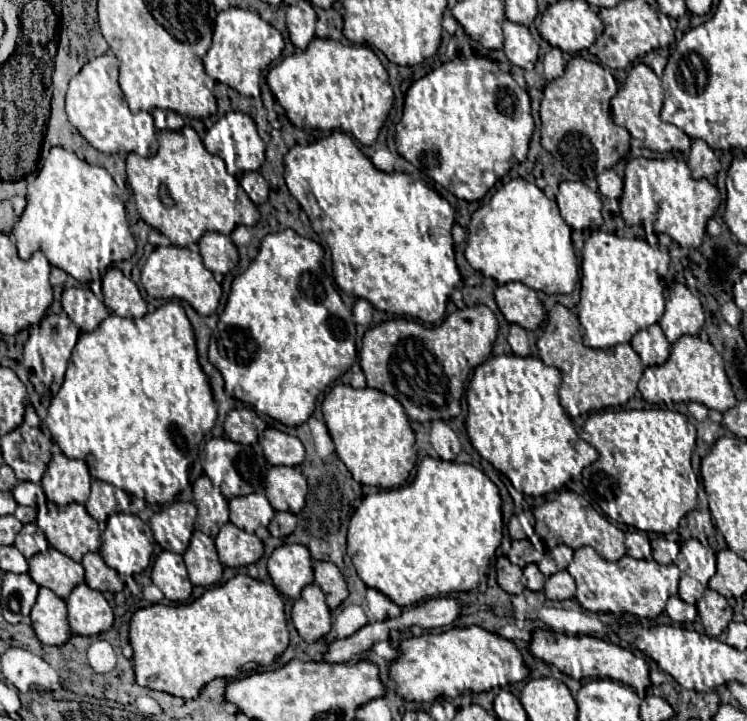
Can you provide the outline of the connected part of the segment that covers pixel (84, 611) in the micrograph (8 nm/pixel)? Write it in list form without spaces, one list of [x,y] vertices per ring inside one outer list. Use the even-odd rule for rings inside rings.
[[[78,584],[66,598],[68,622],[74,634],[94,636],[106,632],[114,622],[114,612],[102,592],[86,584]]]

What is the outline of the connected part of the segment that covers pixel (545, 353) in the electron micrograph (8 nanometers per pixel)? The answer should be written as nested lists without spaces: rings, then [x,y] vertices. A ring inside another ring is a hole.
[[[556,304],[548,312],[548,324],[538,338],[540,358],[548,366],[556,366],[562,372],[560,404],[572,420],[578,420],[592,410],[624,406],[634,394],[638,380],[642,378],[644,364],[630,344],[618,344],[608,352],[586,348],[580,336],[580,322],[566,306]]]

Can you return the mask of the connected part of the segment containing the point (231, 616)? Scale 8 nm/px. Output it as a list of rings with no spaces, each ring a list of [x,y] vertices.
[[[236,574],[224,586],[206,590],[192,604],[154,604],[138,610],[130,620],[130,646],[134,650],[134,670],[140,686],[192,700],[210,680],[234,678],[246,664],[268,666],[286,650],[288,624],[284,602],[280,592],[272,584],[254,580],[248,574]]]

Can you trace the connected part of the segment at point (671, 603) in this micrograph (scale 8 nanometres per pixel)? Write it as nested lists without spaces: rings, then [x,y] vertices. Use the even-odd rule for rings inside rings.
[[[678,596],[669,598],[668,604],[666,604],[666,612],[674,622],[682,622],[682,624],[694,622],[698,615],[695,605],[682,602],[682,598],[678,598]]]

